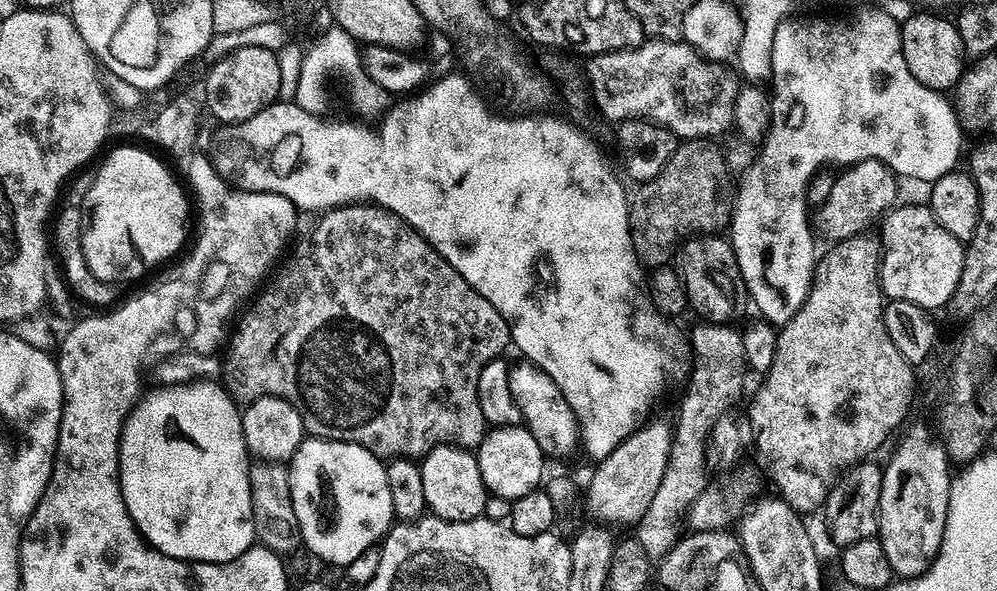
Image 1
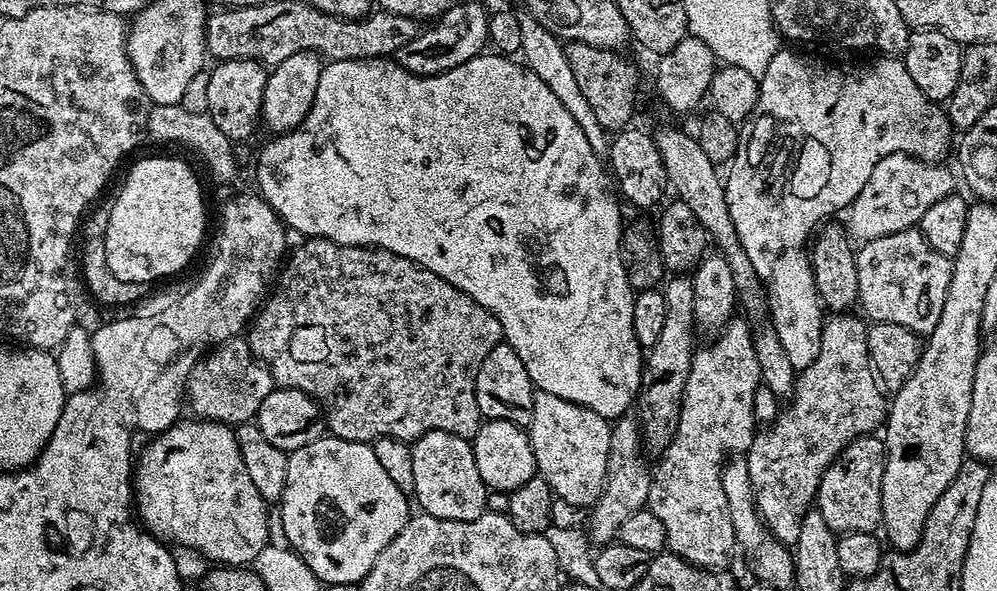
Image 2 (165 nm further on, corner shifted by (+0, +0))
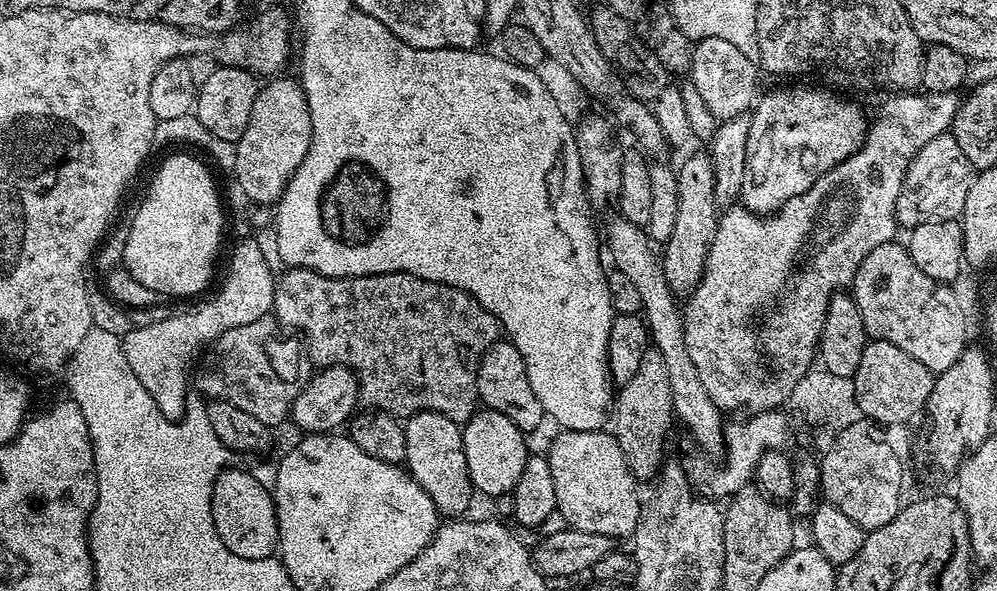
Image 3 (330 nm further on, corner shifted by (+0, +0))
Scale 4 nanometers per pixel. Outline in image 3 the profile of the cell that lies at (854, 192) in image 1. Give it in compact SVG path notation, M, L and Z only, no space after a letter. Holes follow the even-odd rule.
M949 131L936 135L915 155L907 168L904 186L896 203L897 225L910 230L925 222L959 219L963 215L975 173L975 168L967 161L966 154L959 149L958 142L954 141Z

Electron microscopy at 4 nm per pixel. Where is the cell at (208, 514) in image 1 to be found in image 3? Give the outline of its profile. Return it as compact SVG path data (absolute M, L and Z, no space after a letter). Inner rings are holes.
M229 466L218 474L212 487L214 526L226 546L238 558L267 560L277 551L280 543L276 521L276 501L273 493L251 471Z

